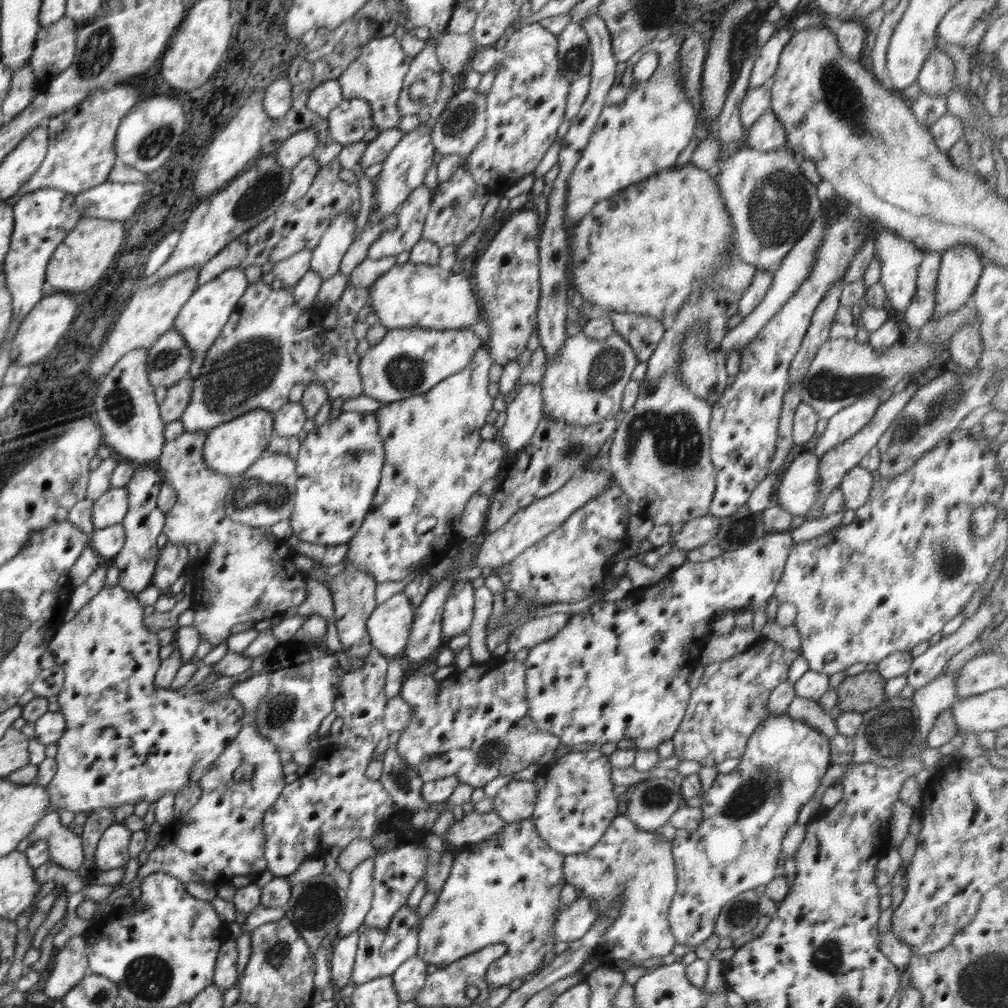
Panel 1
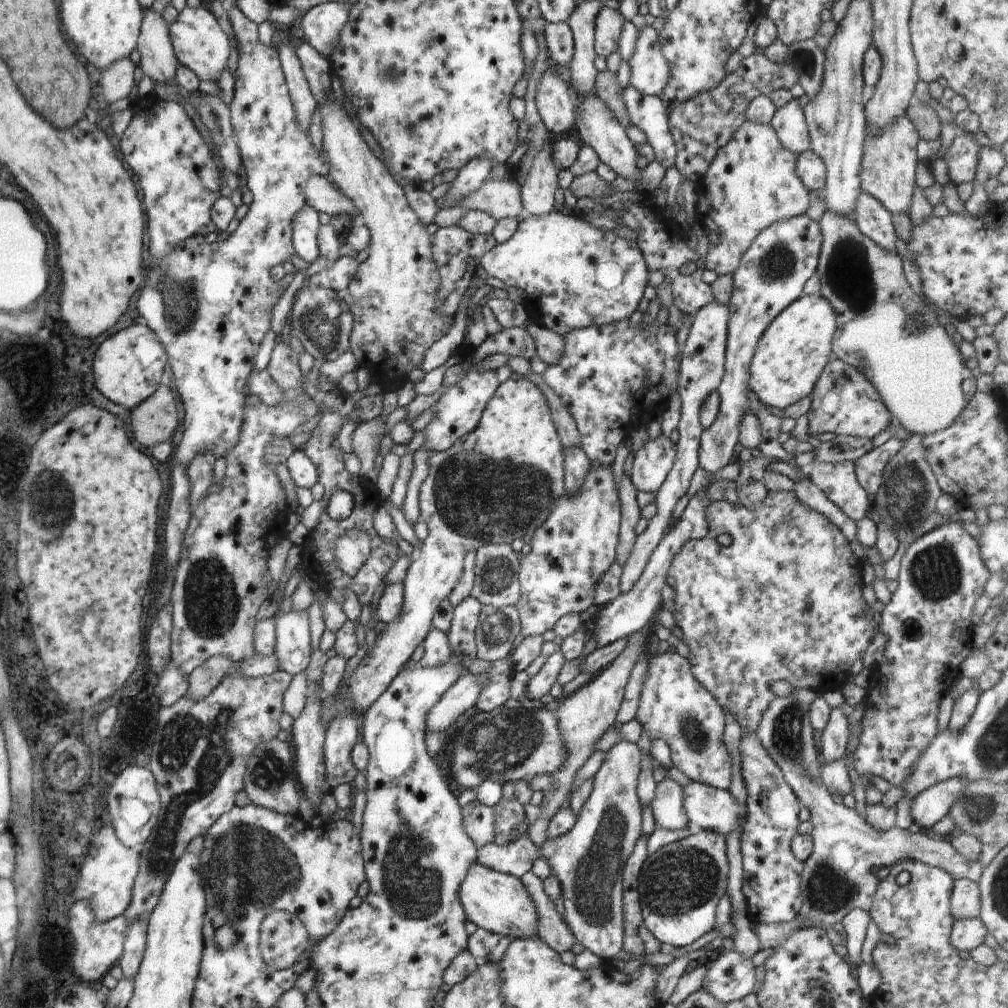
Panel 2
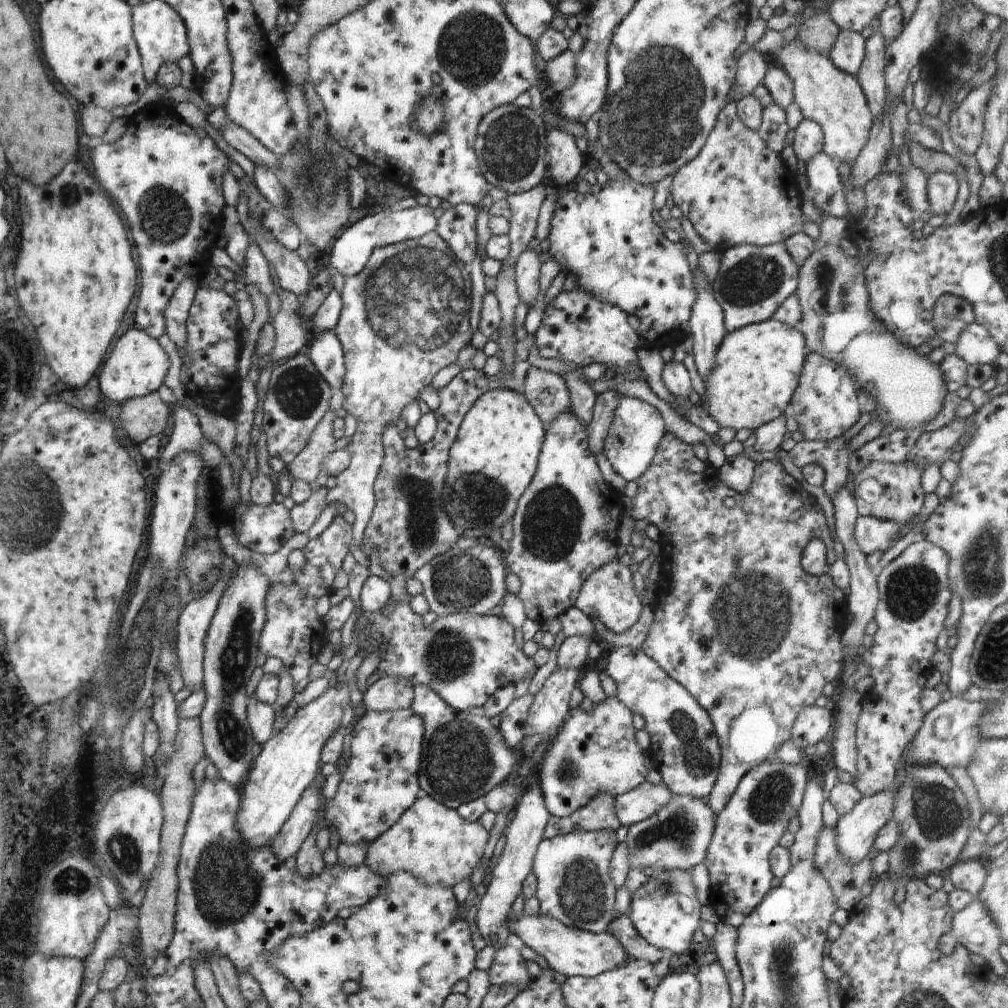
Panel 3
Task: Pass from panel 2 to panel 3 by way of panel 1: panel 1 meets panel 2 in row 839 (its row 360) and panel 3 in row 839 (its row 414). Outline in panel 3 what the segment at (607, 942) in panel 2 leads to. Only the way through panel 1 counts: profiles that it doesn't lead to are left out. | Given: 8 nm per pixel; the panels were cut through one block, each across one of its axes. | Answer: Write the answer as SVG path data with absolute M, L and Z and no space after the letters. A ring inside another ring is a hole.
M588 831L556 835L542 839L534 860L537 878L535 897L540 902L540 914L548 915L567 927L601 933L607 930L617 895L610 878L610 861L616 848L616 831Z

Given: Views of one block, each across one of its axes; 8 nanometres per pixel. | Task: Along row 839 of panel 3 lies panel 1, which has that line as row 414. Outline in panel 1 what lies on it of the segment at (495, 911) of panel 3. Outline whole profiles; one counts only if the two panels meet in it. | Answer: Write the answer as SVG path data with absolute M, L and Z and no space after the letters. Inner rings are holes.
M524 384L514 400L507 402L506 421L498 434L508 455L520 450L532 438L542 420L542 385Z

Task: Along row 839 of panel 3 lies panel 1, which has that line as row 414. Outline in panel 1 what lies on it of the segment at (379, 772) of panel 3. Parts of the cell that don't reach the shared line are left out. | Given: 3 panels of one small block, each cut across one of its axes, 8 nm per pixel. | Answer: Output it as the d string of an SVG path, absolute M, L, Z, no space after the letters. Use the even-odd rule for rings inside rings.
M342 411L335 420L328 419L321 426L315 426L302 441L295 463L297 479L294 511L288 518L293 534L300 541L317 545L338 546L348 543L364 523L381 478L384 443L378 434L376 413Z

